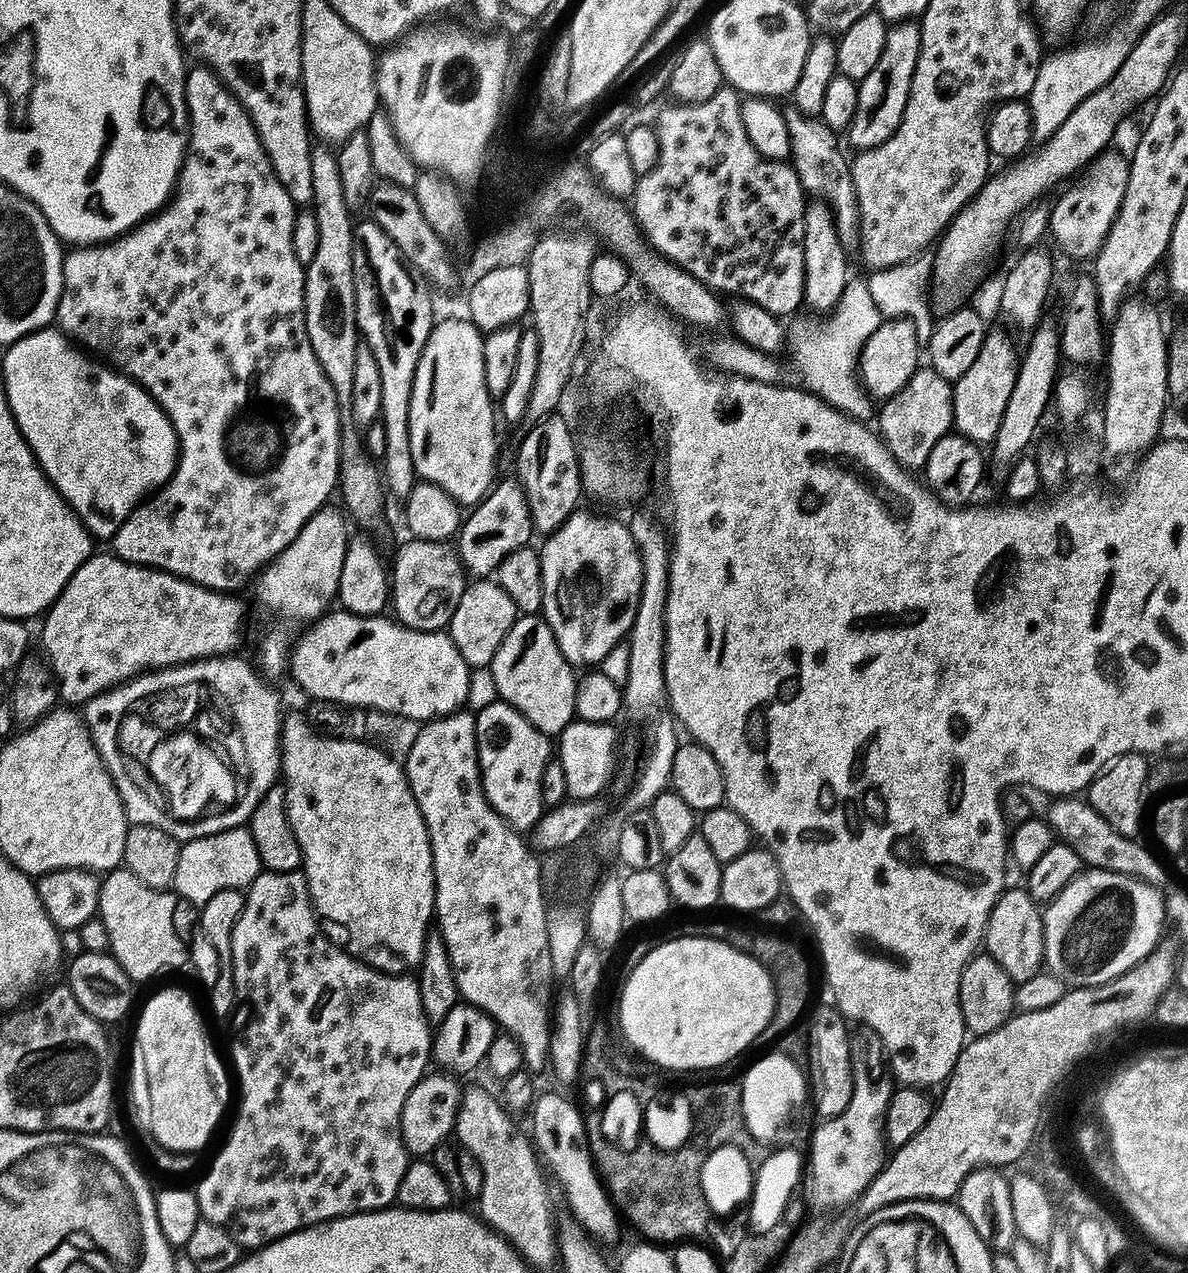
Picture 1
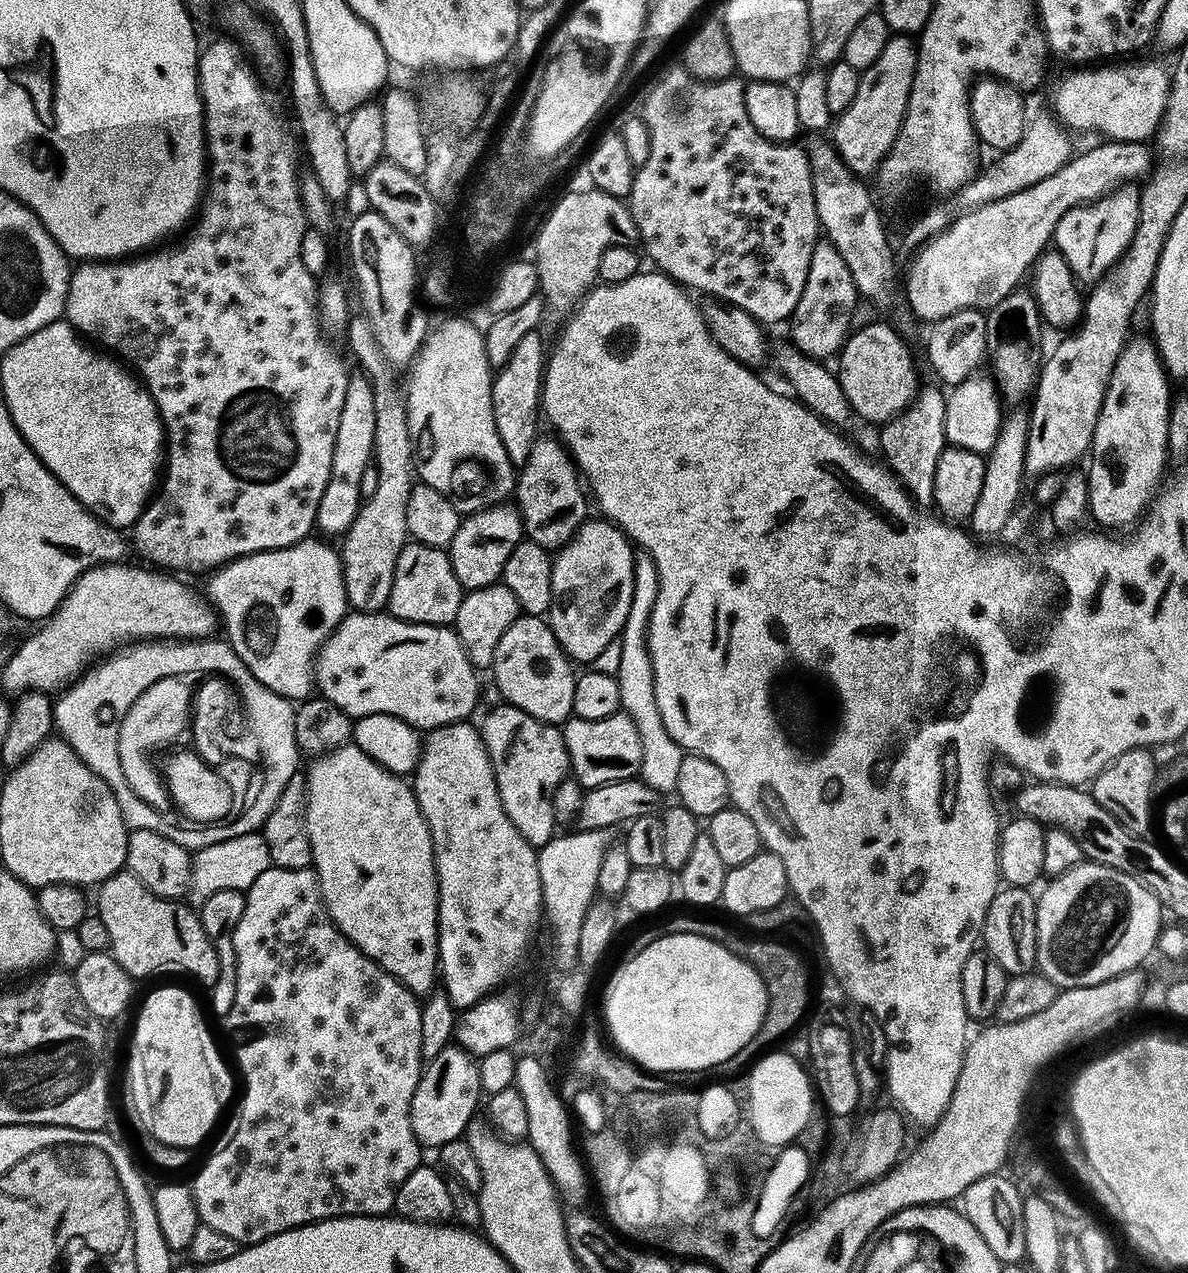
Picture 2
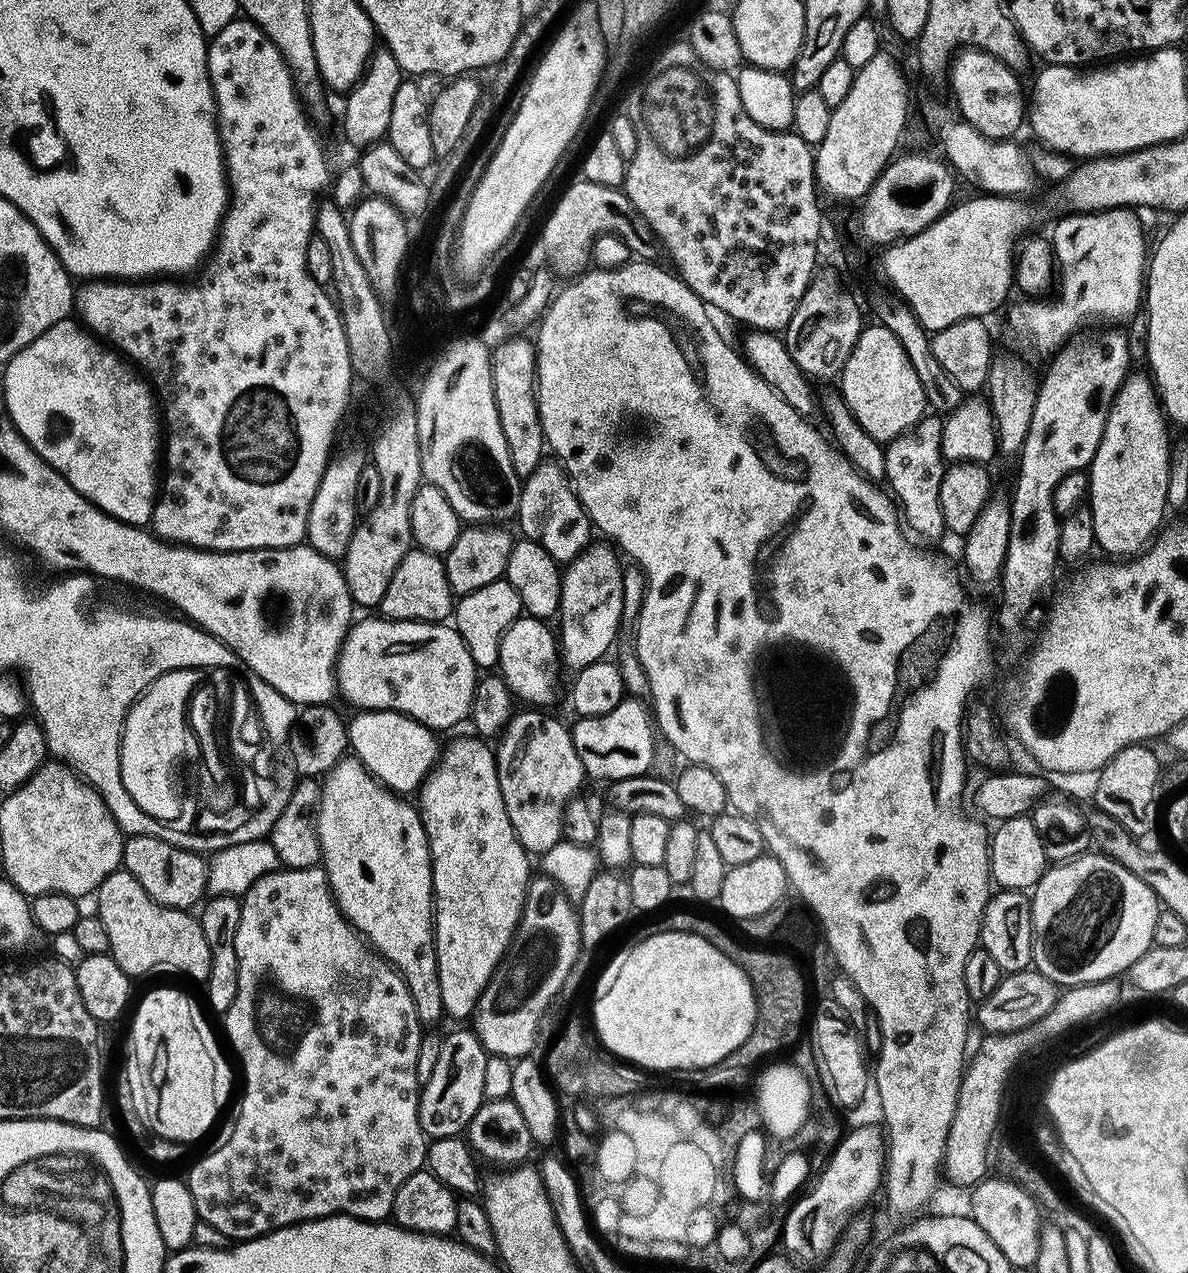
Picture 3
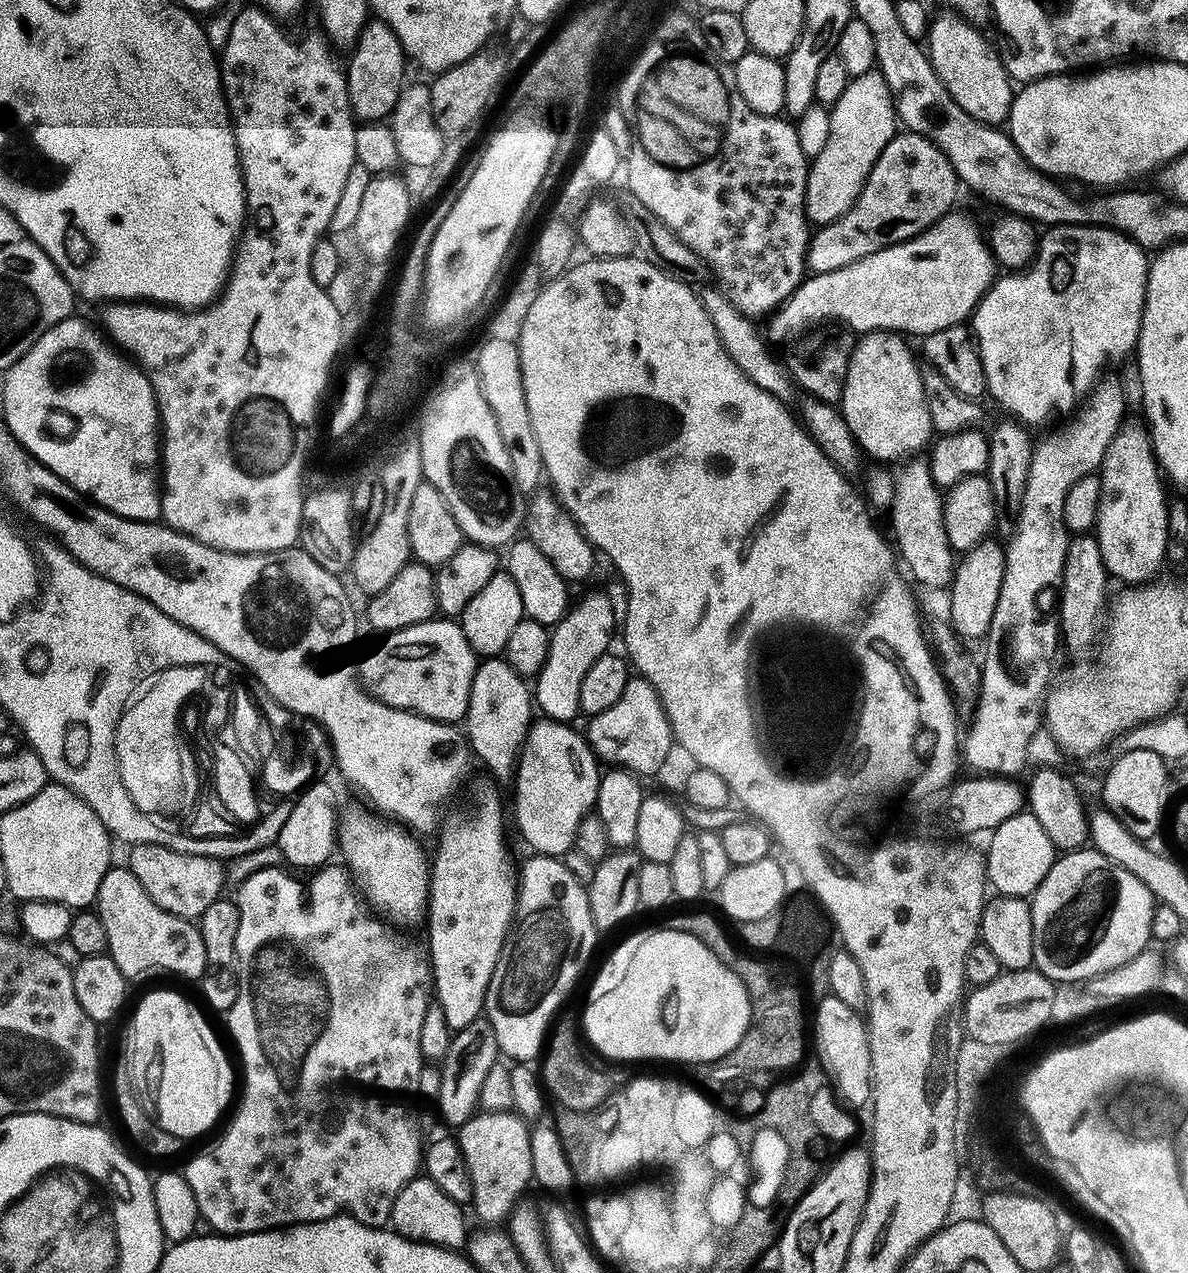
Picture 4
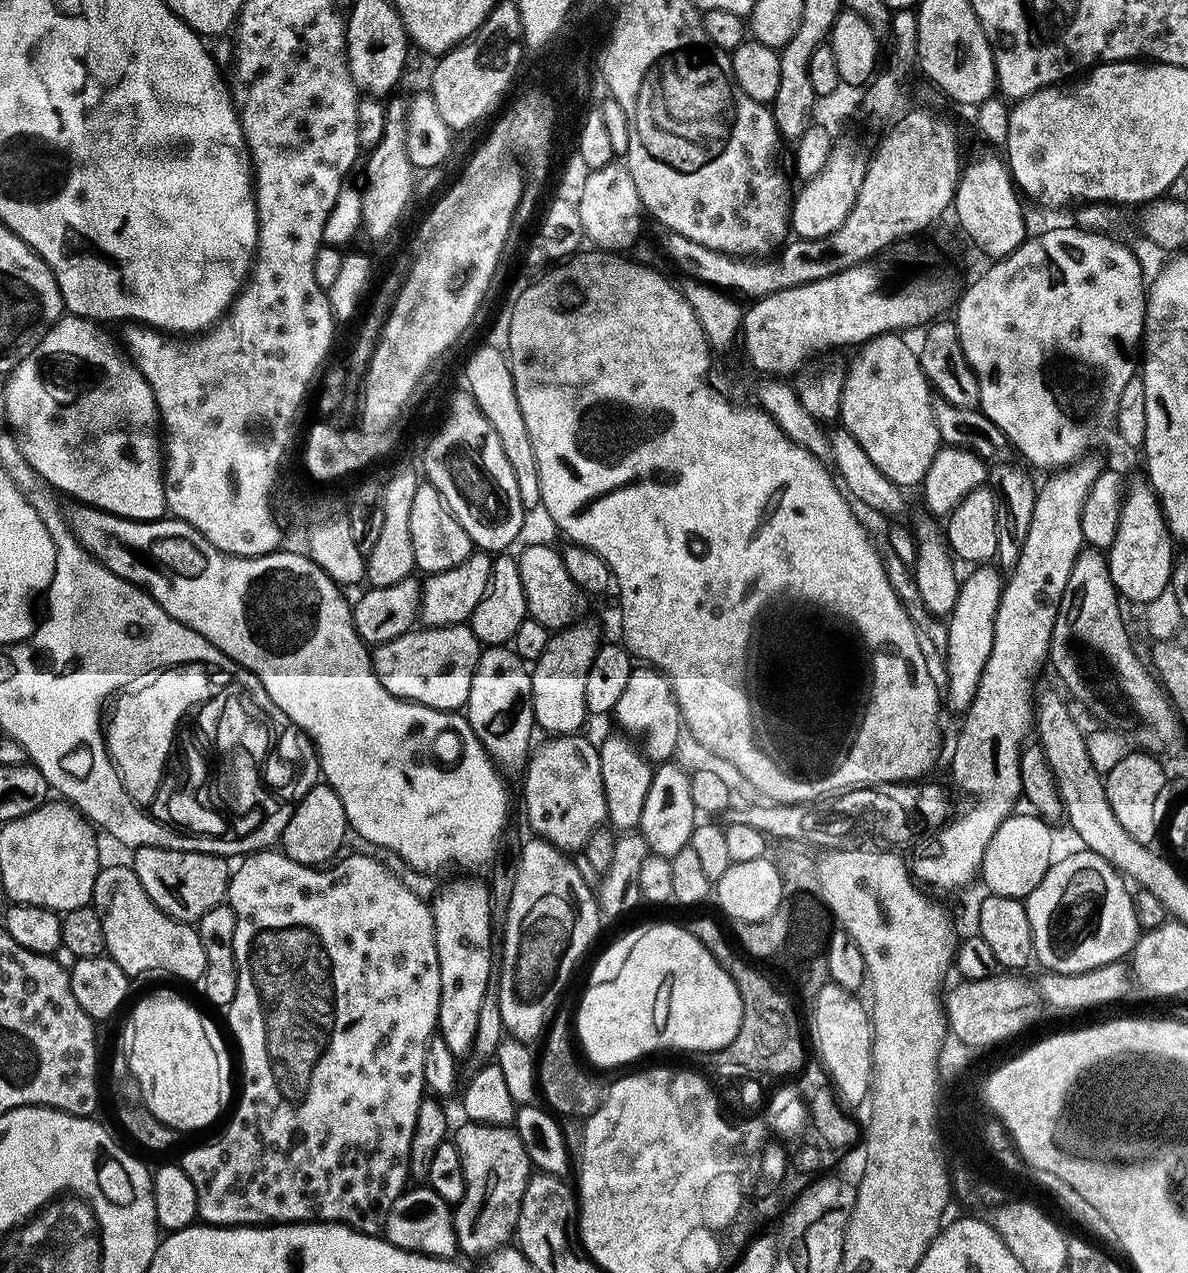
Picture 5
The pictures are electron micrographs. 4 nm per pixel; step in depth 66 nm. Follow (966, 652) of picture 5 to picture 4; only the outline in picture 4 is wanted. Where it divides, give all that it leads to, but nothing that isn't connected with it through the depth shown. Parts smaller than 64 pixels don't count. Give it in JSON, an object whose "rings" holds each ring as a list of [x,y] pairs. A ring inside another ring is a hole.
{"rings":[[[995,538],[983,540],[959,557],[955,565],[950,591],[952,594],[952,626],[965,641],[983,641],[990,630],[990,618],[994,618],[994,606],[998,606],[998,594],[1004,577],[1005,545]]]}

